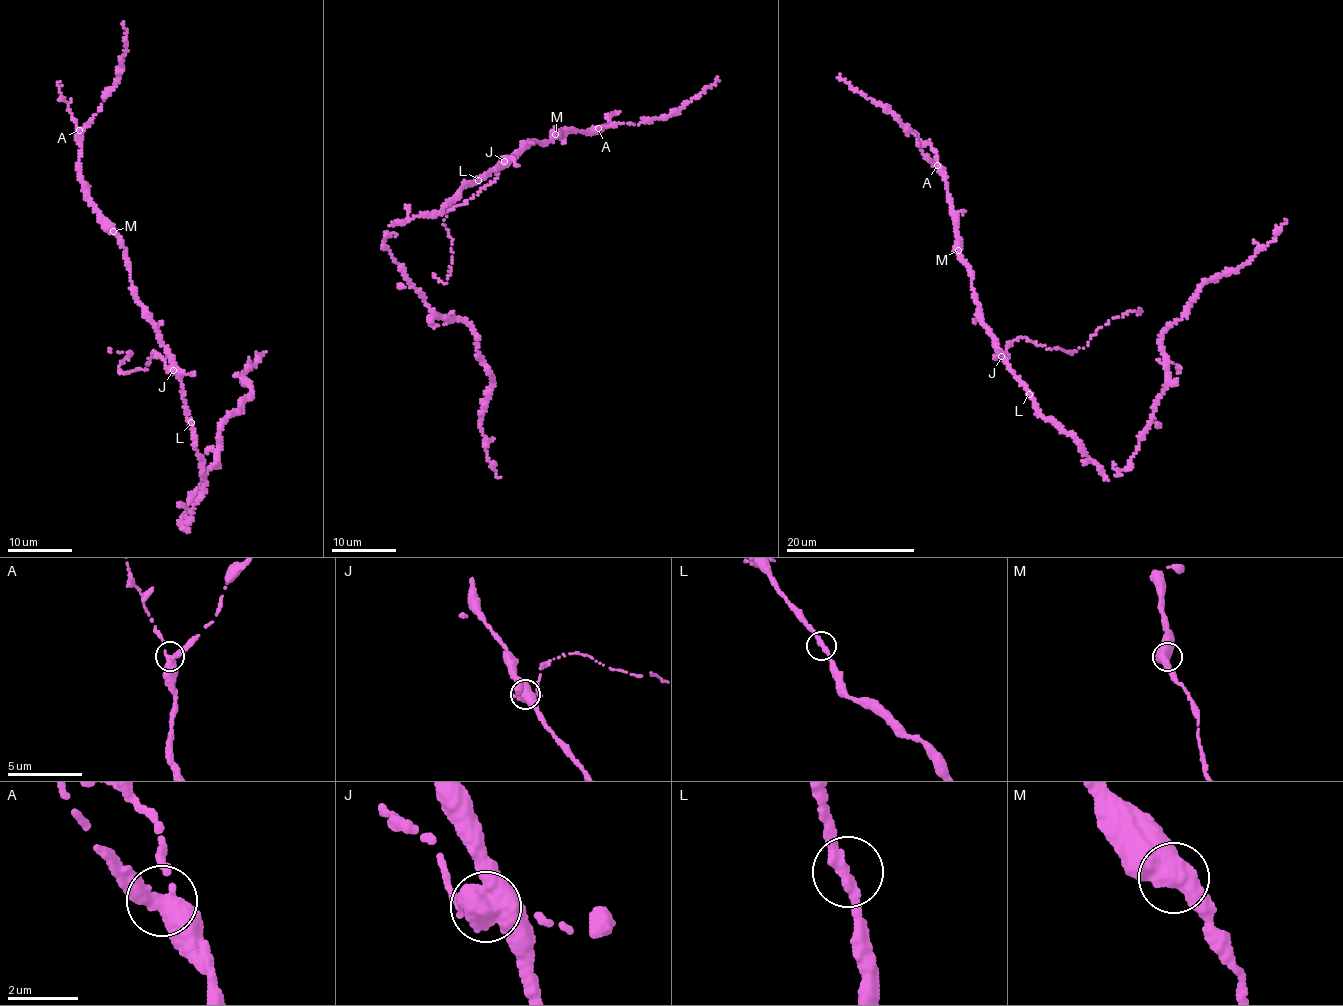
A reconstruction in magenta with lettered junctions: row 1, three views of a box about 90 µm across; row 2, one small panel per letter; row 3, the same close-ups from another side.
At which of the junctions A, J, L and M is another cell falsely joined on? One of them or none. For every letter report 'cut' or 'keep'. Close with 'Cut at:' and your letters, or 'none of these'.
A: keep
J: cut
L: keep
M: keep
Cut at: J

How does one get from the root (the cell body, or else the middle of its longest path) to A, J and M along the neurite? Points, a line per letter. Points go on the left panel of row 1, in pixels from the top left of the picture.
A: (190, 423), (173, 357), (136, 297), (123, 243), (88, 197), (80, 170), (79, 130)
J: (190, 423), (180, 380), (173, 371)
M: (190, 423), (173, 357), (163, 345), (156, 323), (138, 301), (130, 279), (125, 251), (113, 231)

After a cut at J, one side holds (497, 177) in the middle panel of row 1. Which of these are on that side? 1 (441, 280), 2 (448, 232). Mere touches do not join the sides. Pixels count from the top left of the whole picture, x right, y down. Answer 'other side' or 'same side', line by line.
1: same side
2: same side

